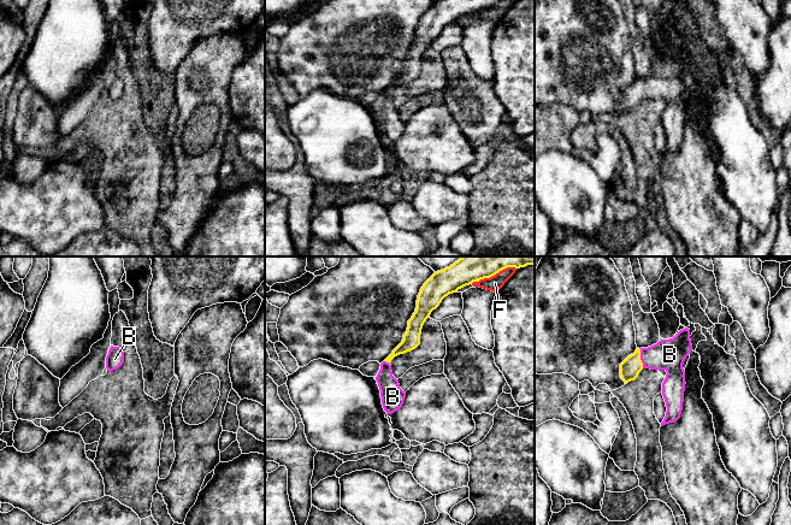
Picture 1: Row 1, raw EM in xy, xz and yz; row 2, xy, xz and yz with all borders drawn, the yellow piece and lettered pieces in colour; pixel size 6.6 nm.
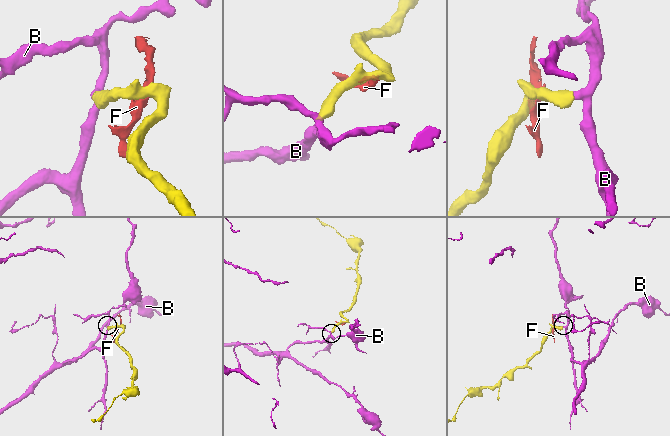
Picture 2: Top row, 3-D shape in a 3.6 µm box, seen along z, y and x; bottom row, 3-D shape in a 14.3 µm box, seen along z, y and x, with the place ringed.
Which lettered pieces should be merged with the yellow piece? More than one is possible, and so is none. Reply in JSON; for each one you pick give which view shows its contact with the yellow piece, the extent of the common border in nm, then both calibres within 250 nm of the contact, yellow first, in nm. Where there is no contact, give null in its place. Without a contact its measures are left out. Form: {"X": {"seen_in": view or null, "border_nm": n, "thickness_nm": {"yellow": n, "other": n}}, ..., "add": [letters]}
{"B": {"seen_in": "yz", "border_nm": 130, "thickness_nm": {"yellow": 140, "other": 200}}, "add": ["B"]}

